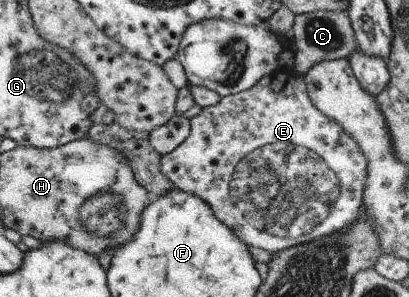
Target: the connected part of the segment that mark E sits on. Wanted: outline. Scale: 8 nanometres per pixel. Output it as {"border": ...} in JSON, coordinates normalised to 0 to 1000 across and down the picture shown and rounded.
{"border":[[[682,229],[658,256],[638,263],[621,290],[582,316],[540,327],[526,357],[494,364],[462,401],[462,451],[438,492],[391,525],[389,572],[423,626],[452,653],[467,653],[509,690],[521,727],[604,832],[626,832],[658,855],[677,852],[780,801],[814,791],[861,761],[883,721],[883,660],[895,599],[895,542],[868,478],[829,428],[809,411],[756,340],[741,259],[726,259],[716,232]]]}

